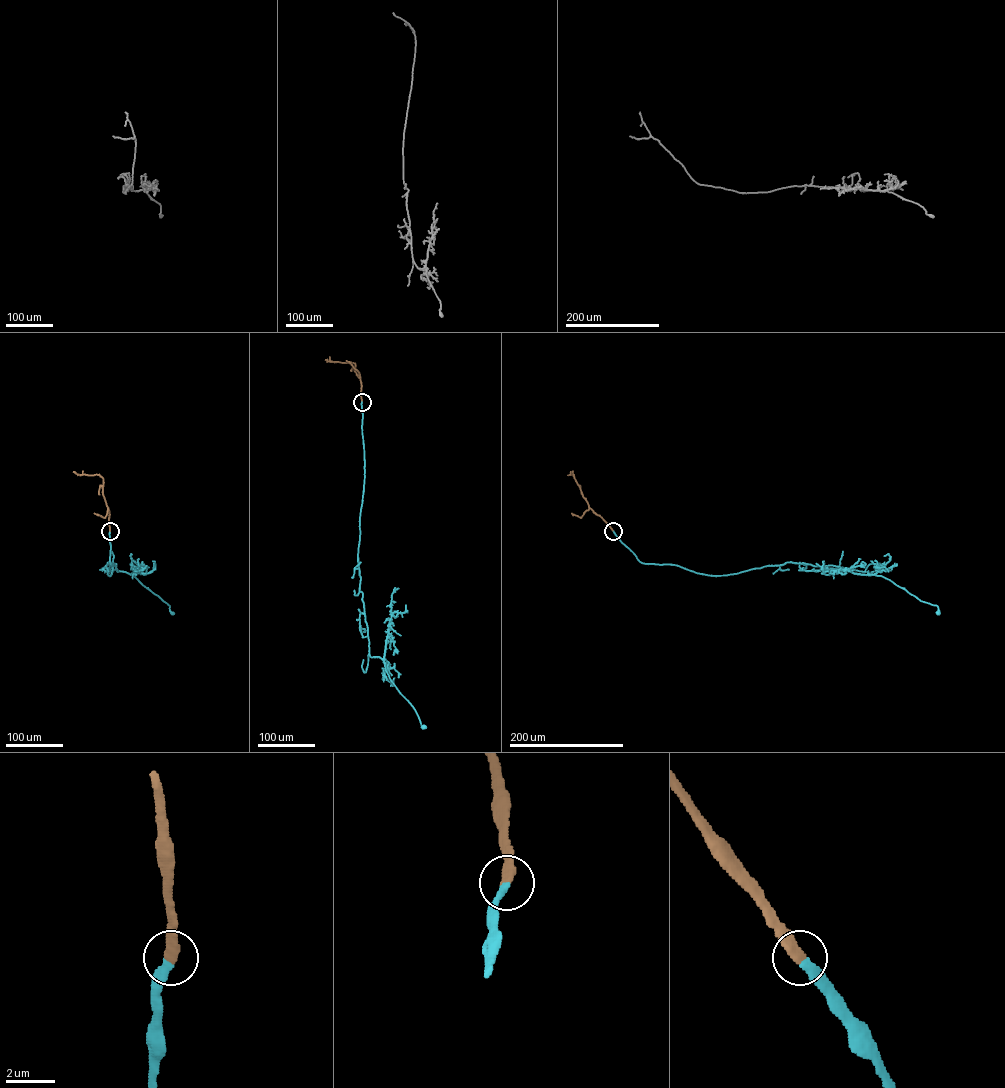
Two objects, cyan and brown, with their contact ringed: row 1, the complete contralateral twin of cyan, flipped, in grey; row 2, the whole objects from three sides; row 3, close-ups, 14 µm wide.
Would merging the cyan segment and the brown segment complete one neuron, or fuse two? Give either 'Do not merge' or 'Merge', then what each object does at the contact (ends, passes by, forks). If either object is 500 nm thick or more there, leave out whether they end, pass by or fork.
Merge. At the ring cyan ends. At the ring brown ends

